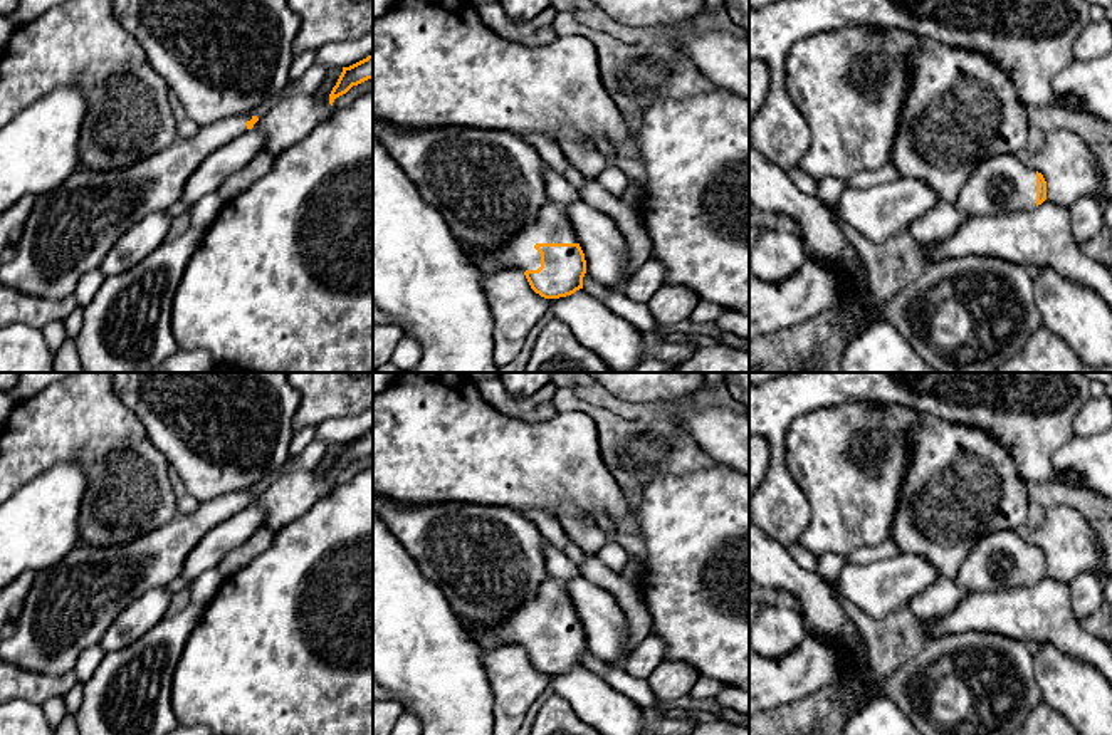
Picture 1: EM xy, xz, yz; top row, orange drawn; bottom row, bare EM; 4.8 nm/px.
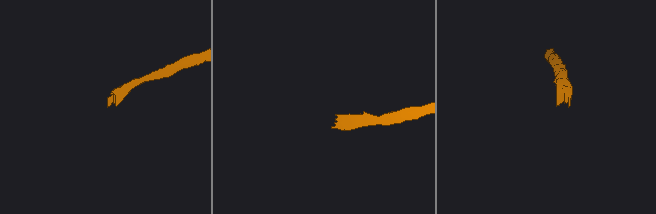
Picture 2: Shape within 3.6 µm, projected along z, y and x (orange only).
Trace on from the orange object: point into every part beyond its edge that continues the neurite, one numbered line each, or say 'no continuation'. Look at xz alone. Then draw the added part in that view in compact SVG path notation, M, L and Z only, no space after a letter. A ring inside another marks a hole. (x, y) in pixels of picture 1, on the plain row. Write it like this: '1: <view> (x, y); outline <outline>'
1: xz (551, 601); outline M548 576L532 597L489 629L462 623L484 651L492 651L507 644L538 646L541 629L534 624L536 619L578 619L578 611L564 582Z

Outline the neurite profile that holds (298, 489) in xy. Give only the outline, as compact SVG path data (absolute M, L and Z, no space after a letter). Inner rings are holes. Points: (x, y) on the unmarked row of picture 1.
M291 460L282 475L259 493L252 507L264 507L265 525L277 532L321 500L329 488L331 480L297 467Z

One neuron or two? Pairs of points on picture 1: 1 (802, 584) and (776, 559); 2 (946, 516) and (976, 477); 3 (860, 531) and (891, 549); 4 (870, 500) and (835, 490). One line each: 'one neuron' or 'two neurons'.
1: one neuron
2: one neuron
3: two neurons
4: one neuron

